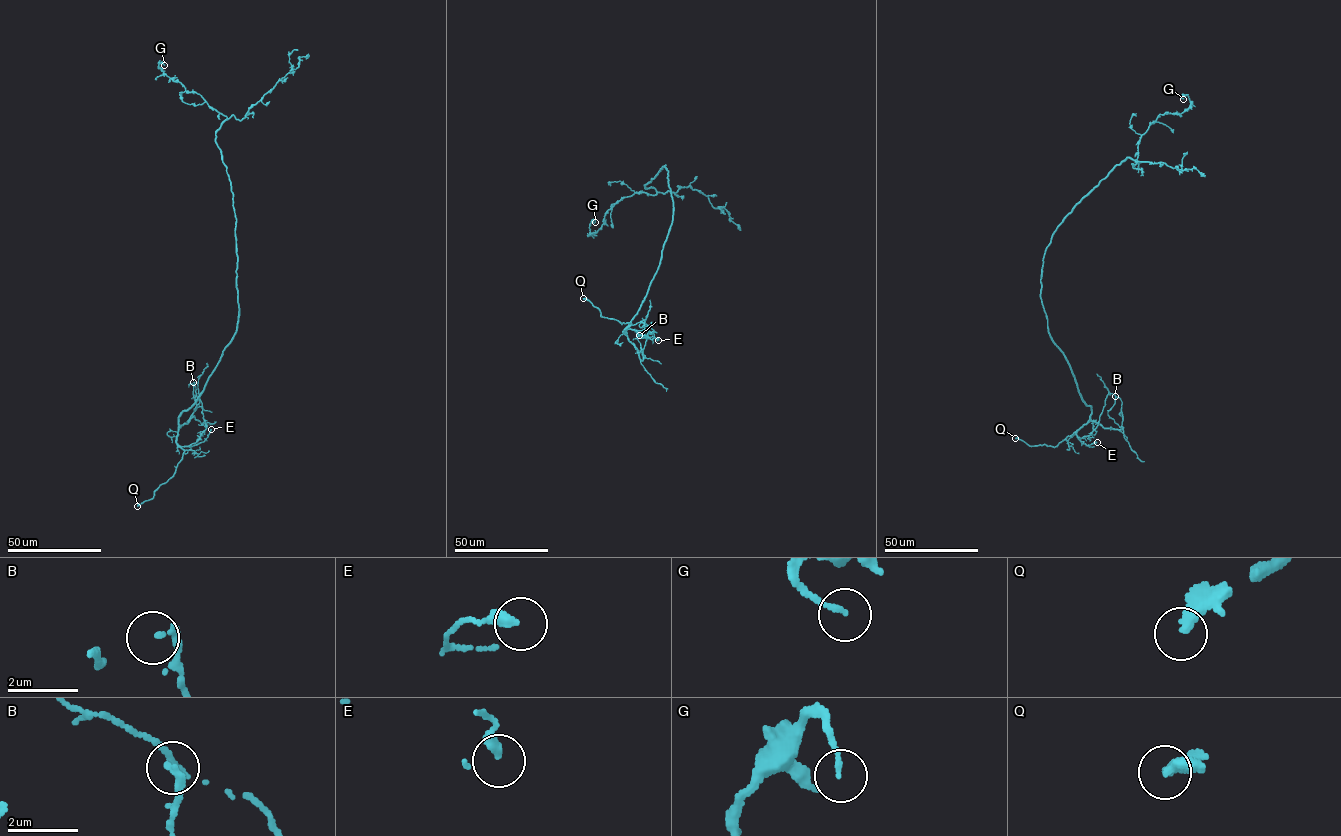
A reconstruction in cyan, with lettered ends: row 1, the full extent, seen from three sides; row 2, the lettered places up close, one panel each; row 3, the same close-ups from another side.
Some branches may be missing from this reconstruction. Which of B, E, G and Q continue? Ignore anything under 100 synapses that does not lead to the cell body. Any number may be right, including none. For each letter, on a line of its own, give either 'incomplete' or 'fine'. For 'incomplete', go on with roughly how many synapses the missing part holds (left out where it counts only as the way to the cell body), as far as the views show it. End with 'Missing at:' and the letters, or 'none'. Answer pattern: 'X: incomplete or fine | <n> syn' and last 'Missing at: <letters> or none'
B: fine
E: fine
G: fine
Q: incomplete
Missing at: Q

